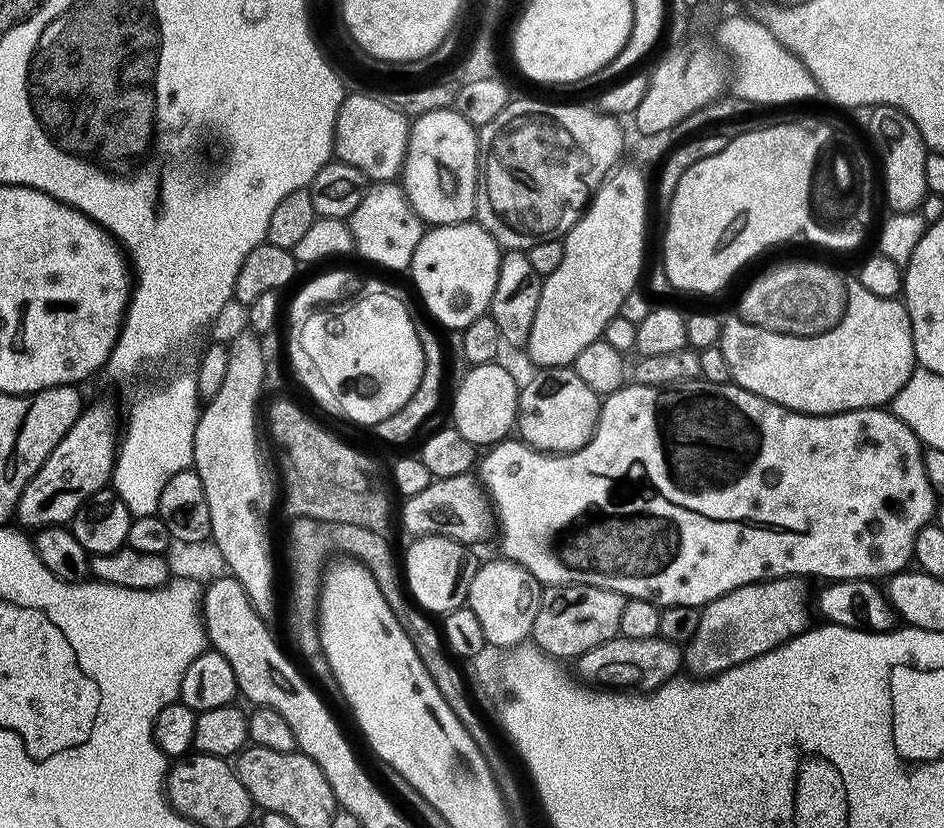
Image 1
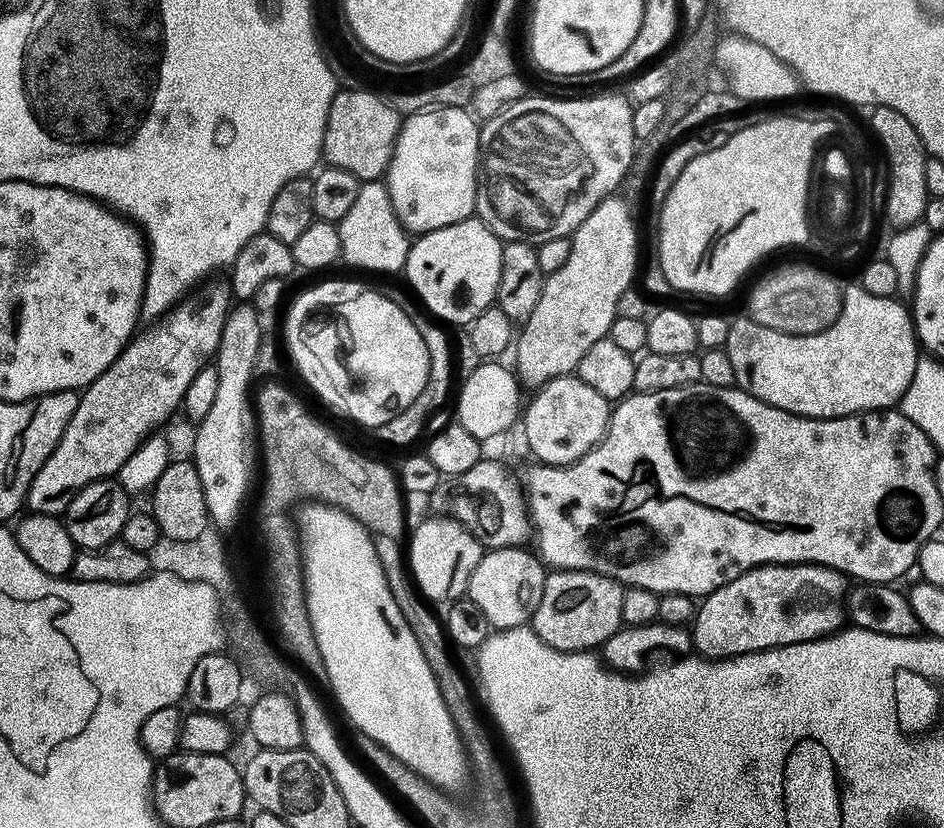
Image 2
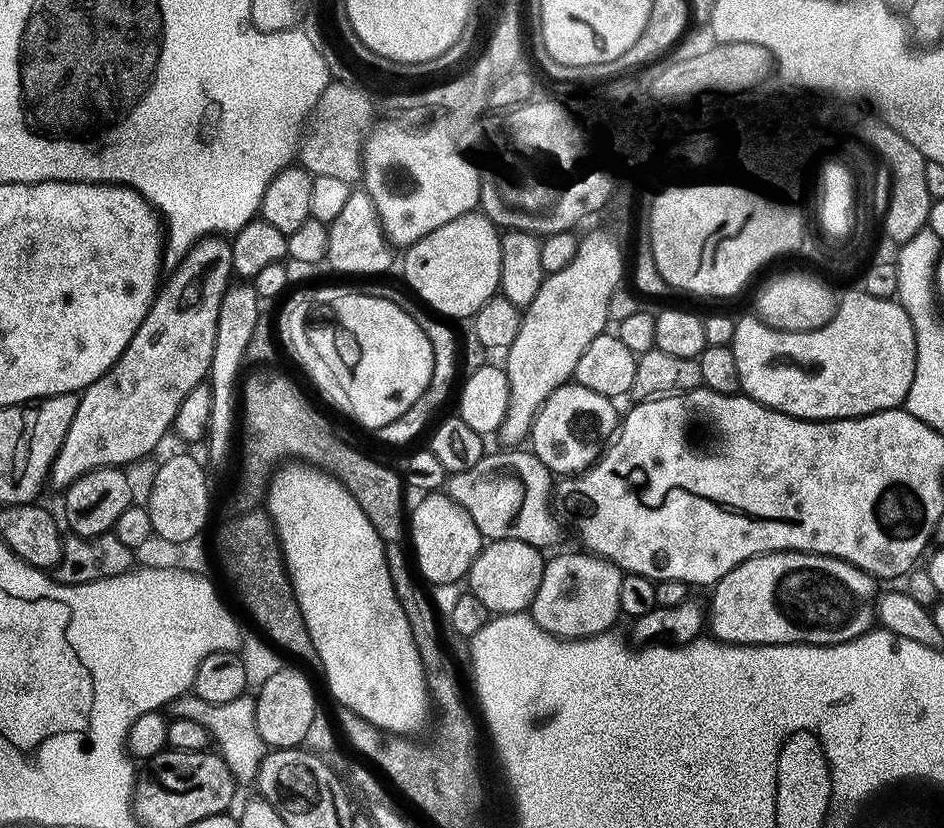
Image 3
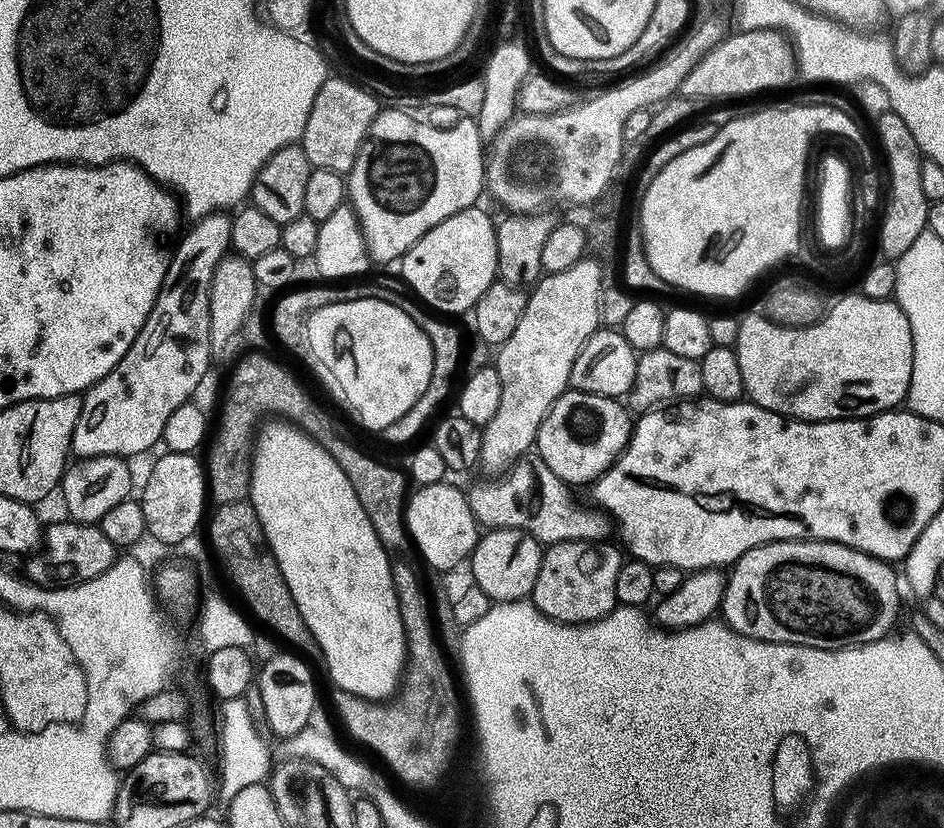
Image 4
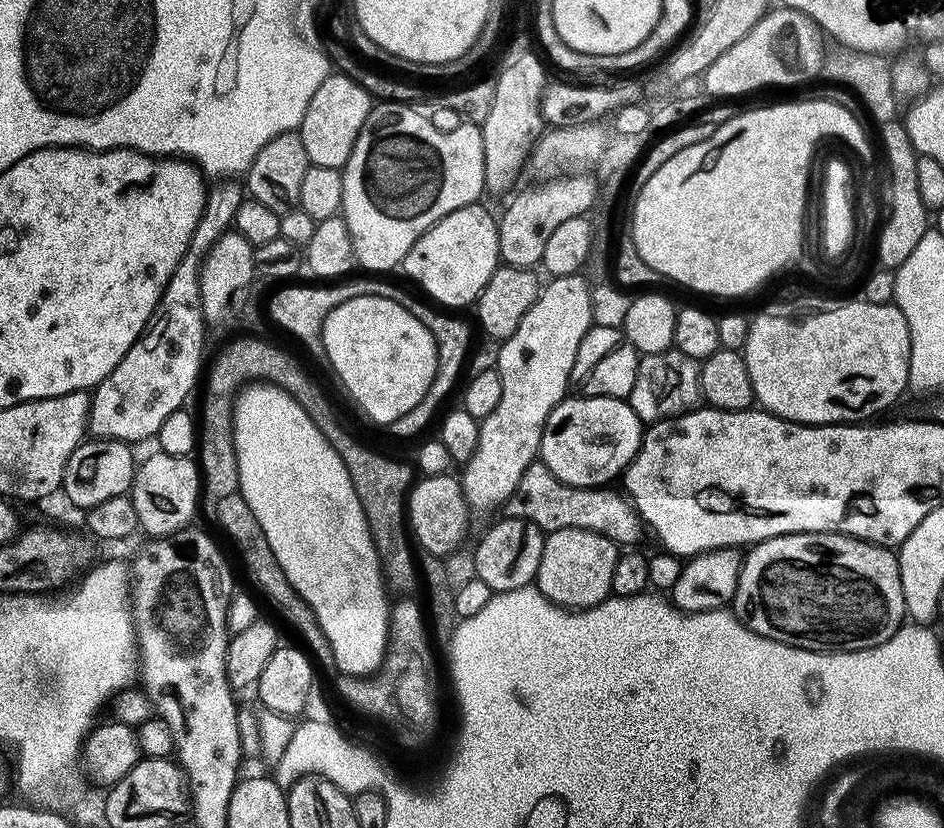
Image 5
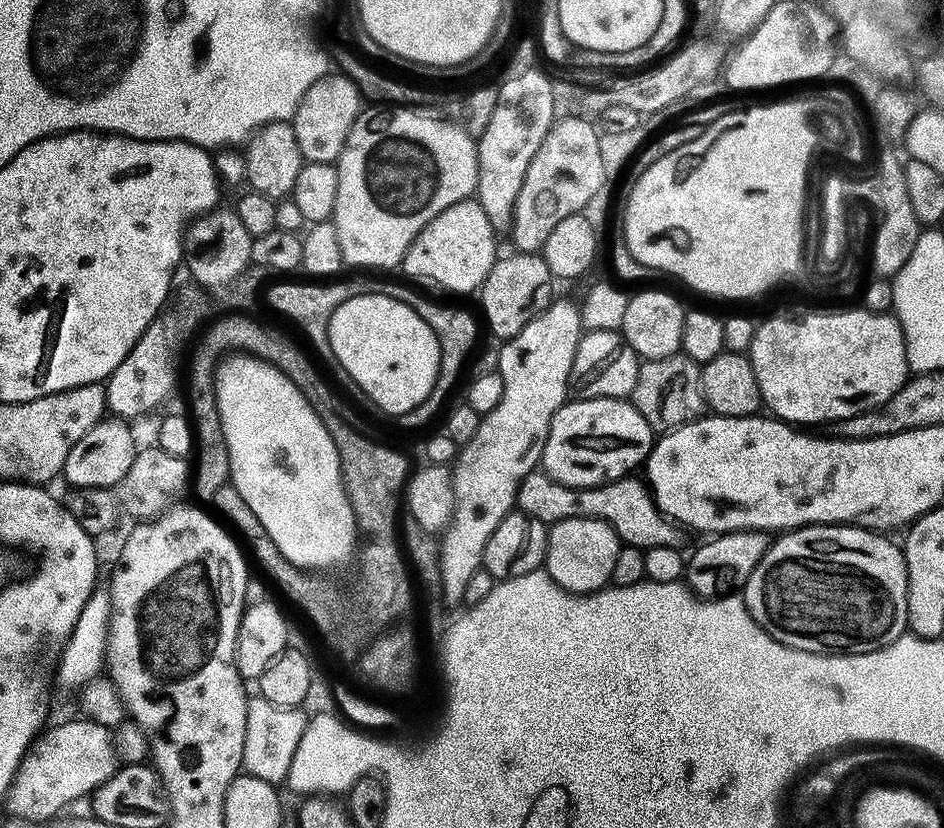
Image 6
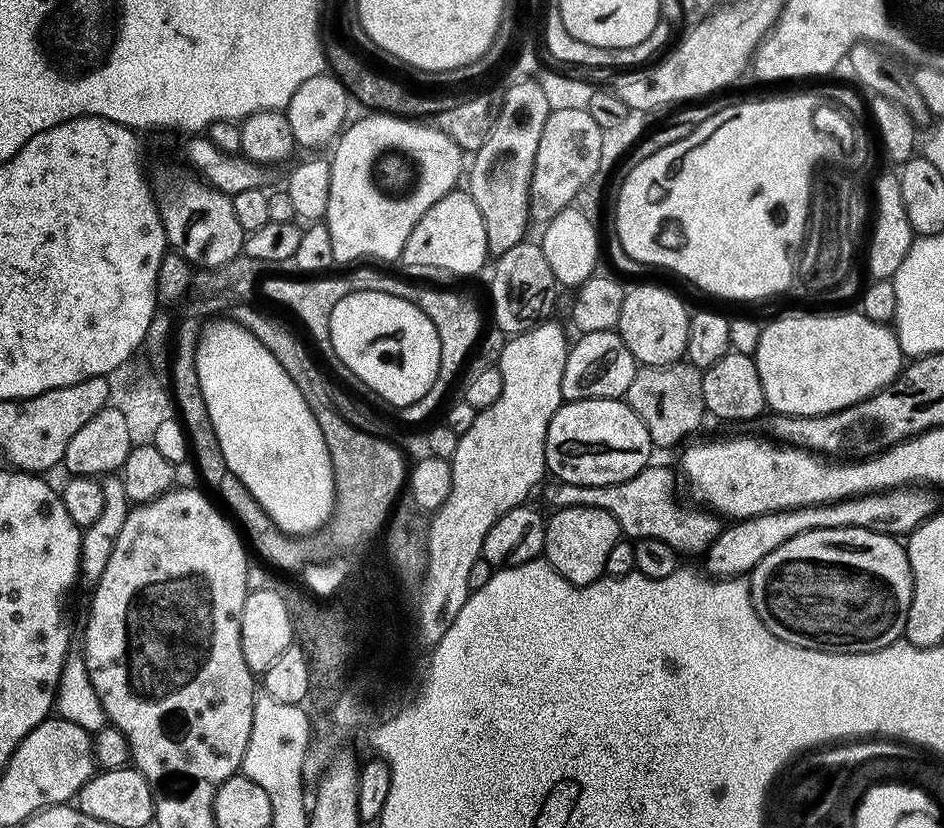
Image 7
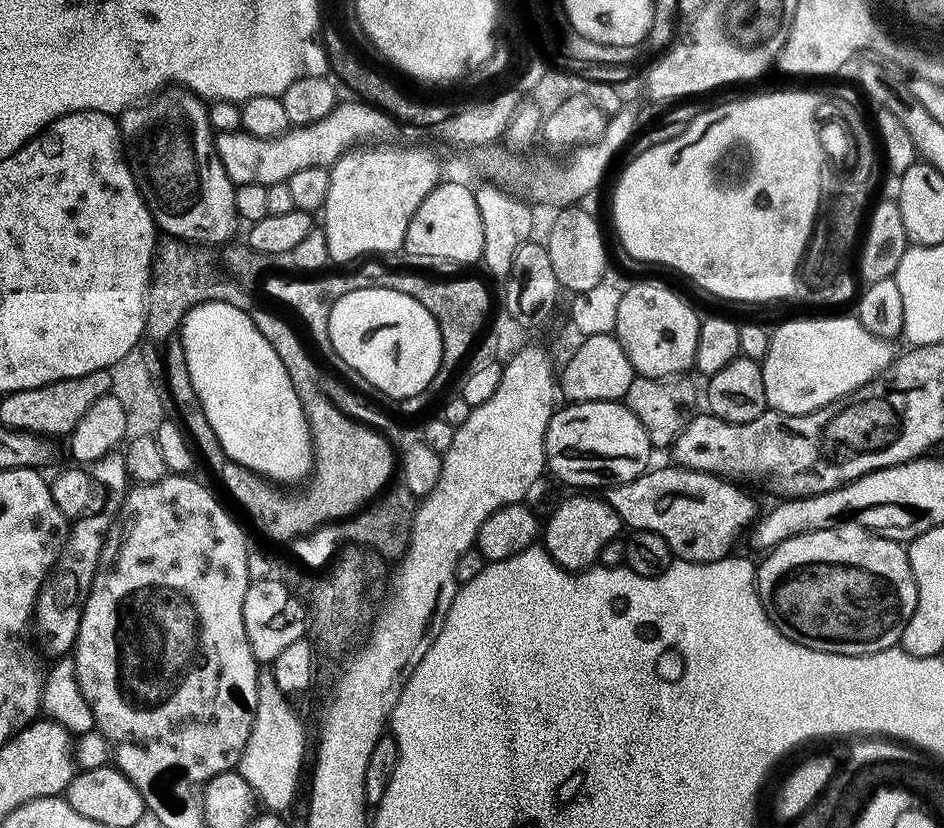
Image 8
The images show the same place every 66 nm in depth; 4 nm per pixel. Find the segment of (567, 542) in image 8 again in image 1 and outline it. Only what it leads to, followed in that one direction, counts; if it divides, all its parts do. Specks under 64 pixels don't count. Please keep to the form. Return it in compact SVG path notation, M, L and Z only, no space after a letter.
M589 584L545 587L534 618L531 639L541 652L561 661L568 662L571 656L583 658L598 645L617 639L625 601L625 596L614 590Z

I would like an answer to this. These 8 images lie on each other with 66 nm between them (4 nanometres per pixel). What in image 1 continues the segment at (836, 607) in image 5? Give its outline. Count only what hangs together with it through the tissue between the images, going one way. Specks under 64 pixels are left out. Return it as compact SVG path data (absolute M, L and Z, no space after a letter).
M784 576L780 580L760 580L757 584L747 584L738 590L730 590L726 594L722 594L722 598L705 604L700 609L698 628L683 649L683 667L689 668L692 671L689 673L693 677L711 678L742 662L758 658L762 654L774 650L779 644L784 644L795 636L801 636L807 632L810 627L810 621L808 621L810 594L808 598L808 588L804 584L807 583L799 576Z

